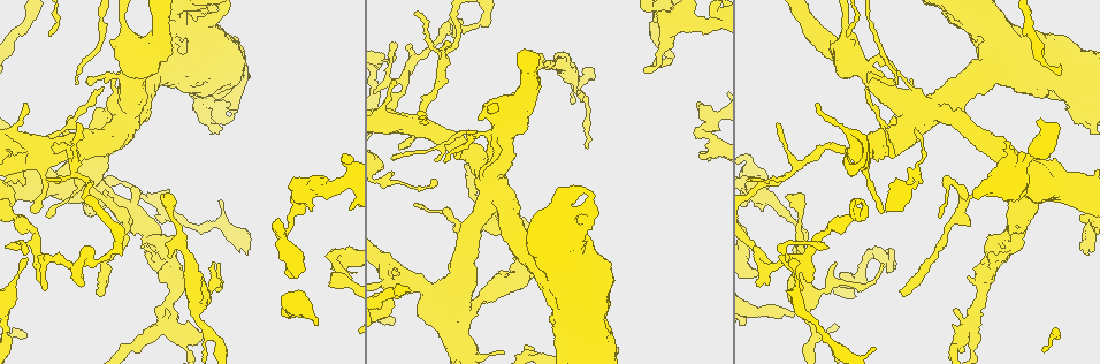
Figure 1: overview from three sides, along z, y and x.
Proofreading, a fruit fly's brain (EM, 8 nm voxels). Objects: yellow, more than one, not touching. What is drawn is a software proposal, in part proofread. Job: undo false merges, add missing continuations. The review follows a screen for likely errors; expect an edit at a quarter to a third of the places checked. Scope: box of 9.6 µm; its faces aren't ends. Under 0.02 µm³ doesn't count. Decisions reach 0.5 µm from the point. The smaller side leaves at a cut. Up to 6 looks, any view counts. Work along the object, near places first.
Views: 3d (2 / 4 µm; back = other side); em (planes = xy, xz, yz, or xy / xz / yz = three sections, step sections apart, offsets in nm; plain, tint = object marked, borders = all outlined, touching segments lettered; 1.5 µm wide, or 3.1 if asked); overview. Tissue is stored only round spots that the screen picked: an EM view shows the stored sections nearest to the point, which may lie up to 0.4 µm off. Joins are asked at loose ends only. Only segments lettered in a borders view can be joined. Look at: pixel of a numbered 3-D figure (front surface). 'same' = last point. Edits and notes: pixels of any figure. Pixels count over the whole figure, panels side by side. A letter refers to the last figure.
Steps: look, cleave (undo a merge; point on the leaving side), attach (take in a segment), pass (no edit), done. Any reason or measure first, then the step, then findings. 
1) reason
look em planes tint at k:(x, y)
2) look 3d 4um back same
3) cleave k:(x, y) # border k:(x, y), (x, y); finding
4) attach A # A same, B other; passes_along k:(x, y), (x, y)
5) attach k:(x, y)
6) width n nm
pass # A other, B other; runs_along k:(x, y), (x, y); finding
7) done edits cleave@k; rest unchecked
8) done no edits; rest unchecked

end of a long branch
look em planes borders at 1:(437, 182)

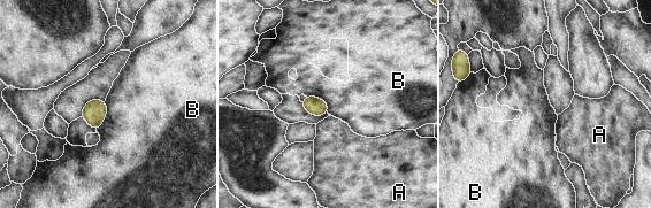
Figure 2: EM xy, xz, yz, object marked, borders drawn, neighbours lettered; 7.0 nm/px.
pass # A other, B other; border 2:(306, 95), (321, 98), (328, 112); no lettered segment goes on from it

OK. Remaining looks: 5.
an open end
look em xy step 4 tint at 1:(467, 170)

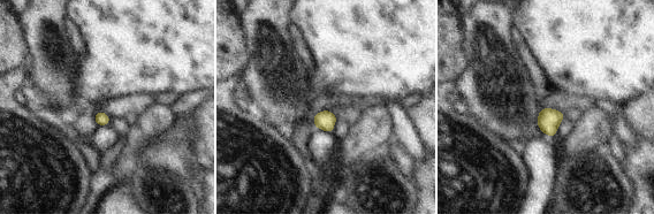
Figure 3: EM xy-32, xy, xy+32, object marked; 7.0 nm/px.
another direction
look em yz step 8 borders same

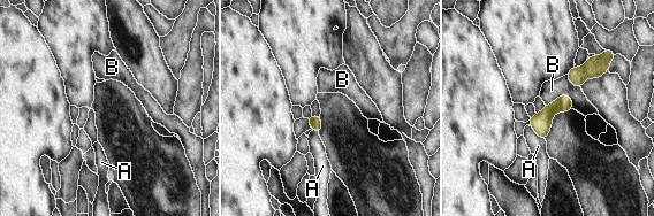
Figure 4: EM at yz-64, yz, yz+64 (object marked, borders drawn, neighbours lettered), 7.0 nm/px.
pass # A other, B other; border 4:(546, 106), (567, 94), (573, 108); none of them fits

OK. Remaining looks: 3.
sharp bend
look 3d 4um at 1:(869, 254)

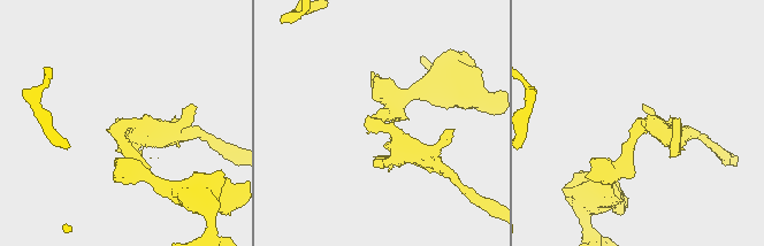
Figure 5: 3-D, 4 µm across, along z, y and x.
need the tissue
look em xz step 4 tint at 5:(639, 126)

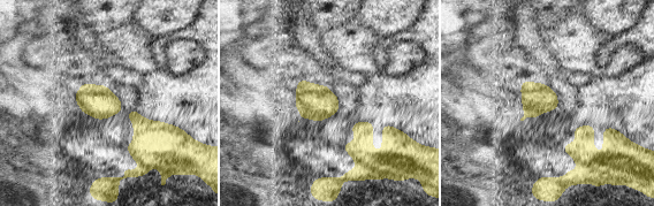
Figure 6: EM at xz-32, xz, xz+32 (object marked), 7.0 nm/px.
another direction
look em xy step 4 borders same

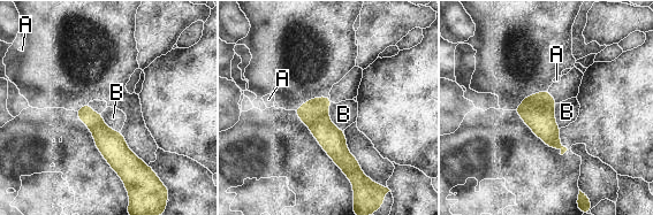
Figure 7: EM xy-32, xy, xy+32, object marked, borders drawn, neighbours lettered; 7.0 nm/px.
longest_contact B 220 nm
pass # A other, B other; border 7:(331, 101), (328, 117), (342, 130); one cell here

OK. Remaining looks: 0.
done no edits; rest unchecked

